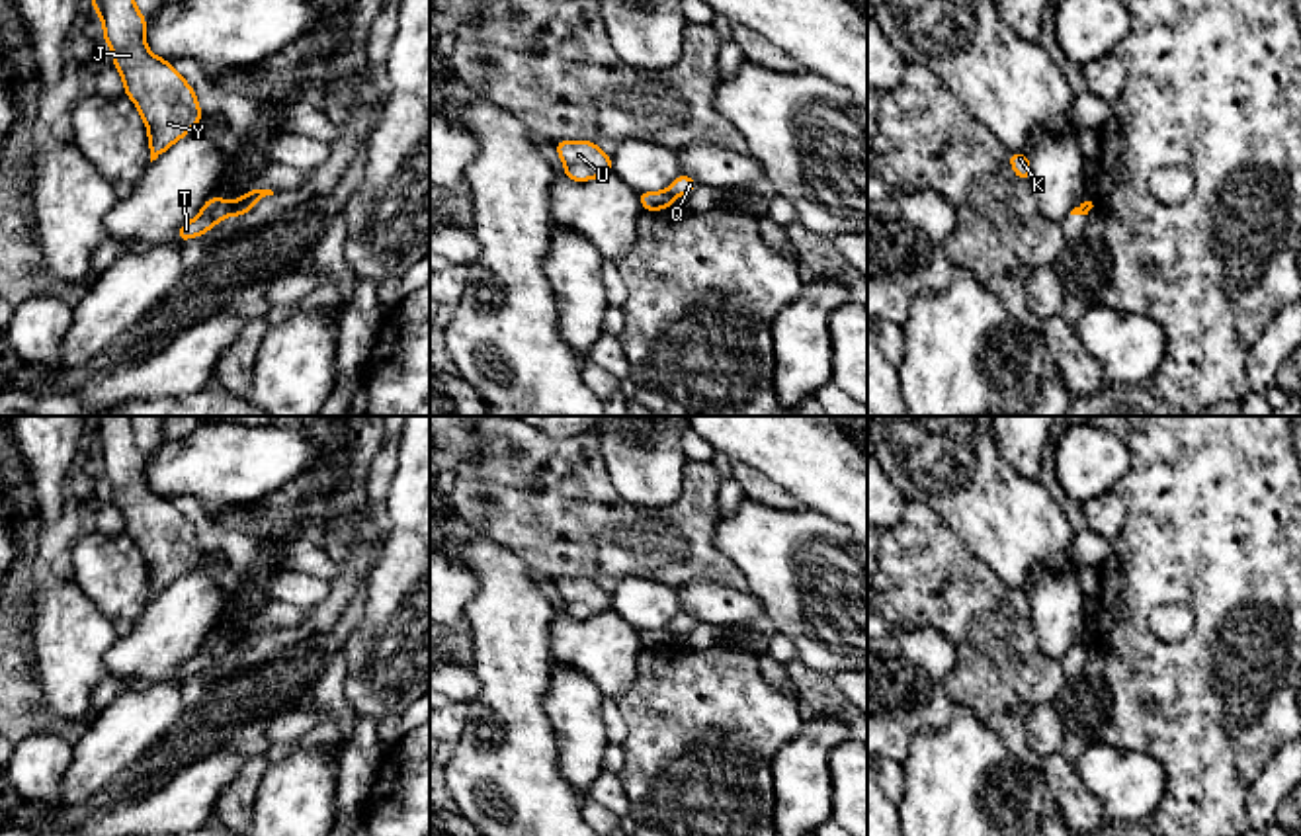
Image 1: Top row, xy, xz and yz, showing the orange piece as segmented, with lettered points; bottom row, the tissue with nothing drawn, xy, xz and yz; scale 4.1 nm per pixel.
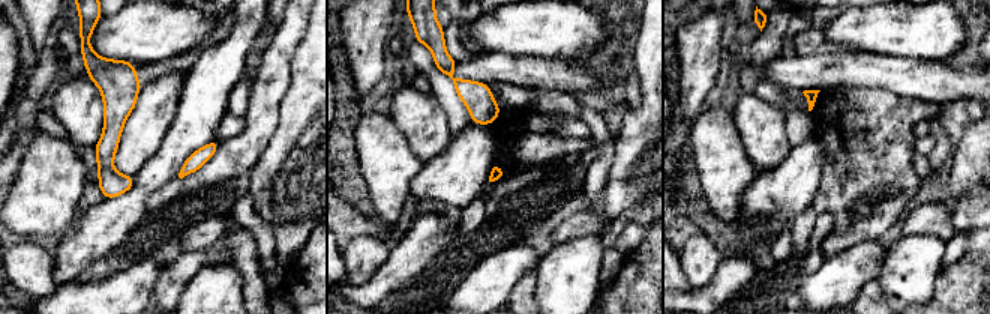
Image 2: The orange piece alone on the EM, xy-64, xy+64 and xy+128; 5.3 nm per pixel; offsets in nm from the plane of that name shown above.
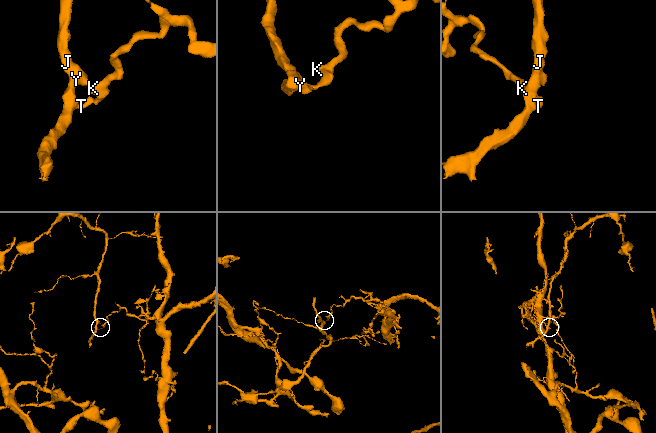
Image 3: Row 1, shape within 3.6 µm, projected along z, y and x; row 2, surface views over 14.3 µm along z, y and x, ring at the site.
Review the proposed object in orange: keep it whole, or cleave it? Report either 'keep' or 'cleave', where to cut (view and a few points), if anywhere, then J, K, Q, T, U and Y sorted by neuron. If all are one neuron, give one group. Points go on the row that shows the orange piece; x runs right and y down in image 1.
cleave; cut xy (237, 202), (229, 213); groups J T U Y / K Q

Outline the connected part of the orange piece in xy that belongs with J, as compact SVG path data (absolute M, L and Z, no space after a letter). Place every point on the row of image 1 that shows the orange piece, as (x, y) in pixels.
M90 0L90 4L104 20L102 39L111 47L125 96L135 102L147 123L152 162L201 121L195 90L166 59L148 51L147 18L135 0Z

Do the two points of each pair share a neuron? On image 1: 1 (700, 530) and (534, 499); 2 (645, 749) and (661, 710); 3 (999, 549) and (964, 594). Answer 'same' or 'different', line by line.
1: same
2: same
3: different

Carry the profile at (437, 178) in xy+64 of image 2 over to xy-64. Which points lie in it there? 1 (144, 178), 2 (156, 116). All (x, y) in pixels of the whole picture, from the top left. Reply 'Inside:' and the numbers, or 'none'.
Inside: 2

